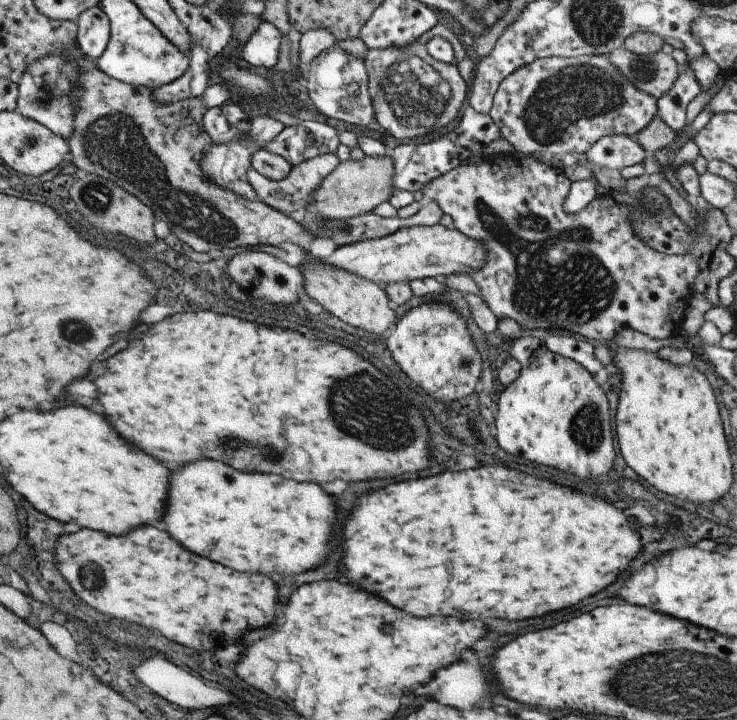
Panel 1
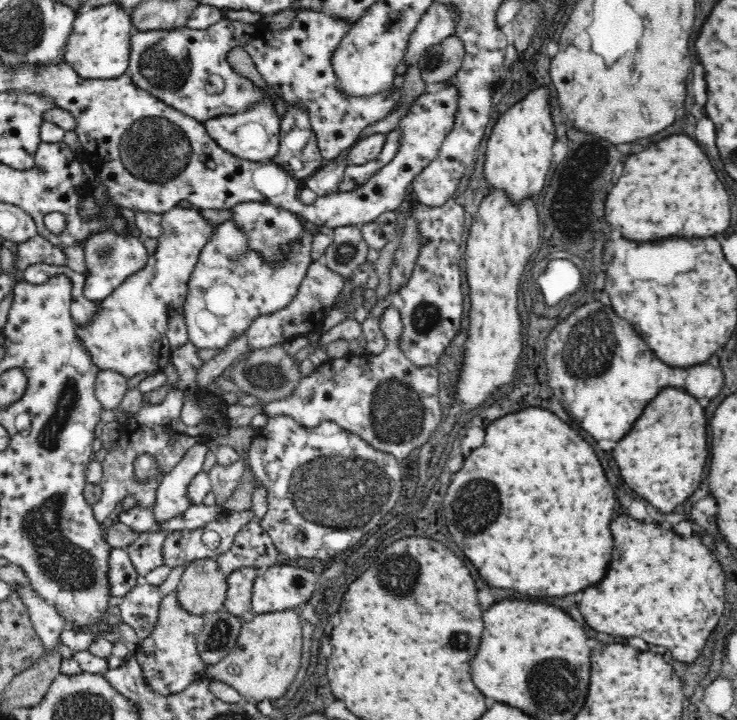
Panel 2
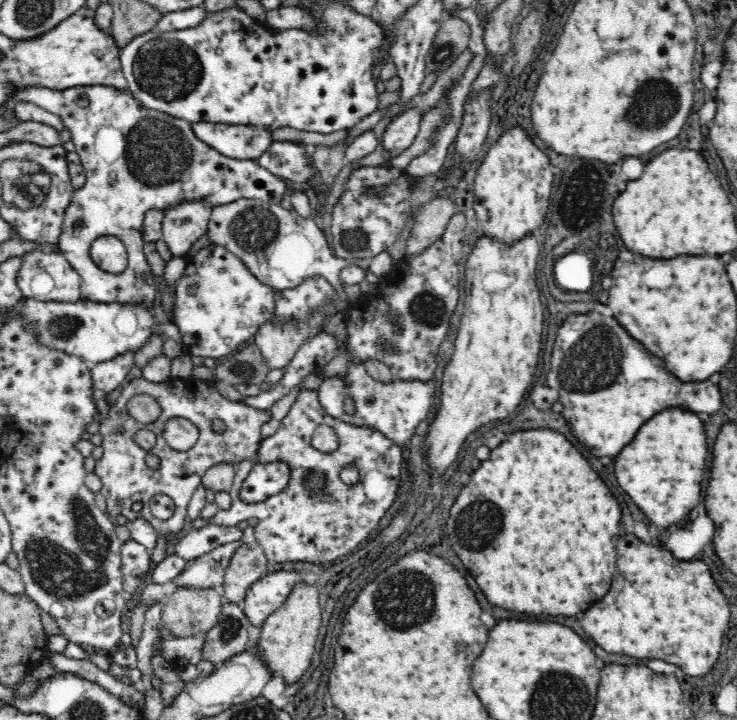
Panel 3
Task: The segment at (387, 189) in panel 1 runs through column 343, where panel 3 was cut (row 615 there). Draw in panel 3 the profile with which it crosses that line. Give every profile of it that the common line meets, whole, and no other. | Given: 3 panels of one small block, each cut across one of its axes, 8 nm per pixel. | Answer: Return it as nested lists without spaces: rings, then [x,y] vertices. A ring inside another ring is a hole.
[[[180,588],[164,604],[162,626],[170,638],[206,636],[206,632],[218,624],[222,606],[216,590]]]

